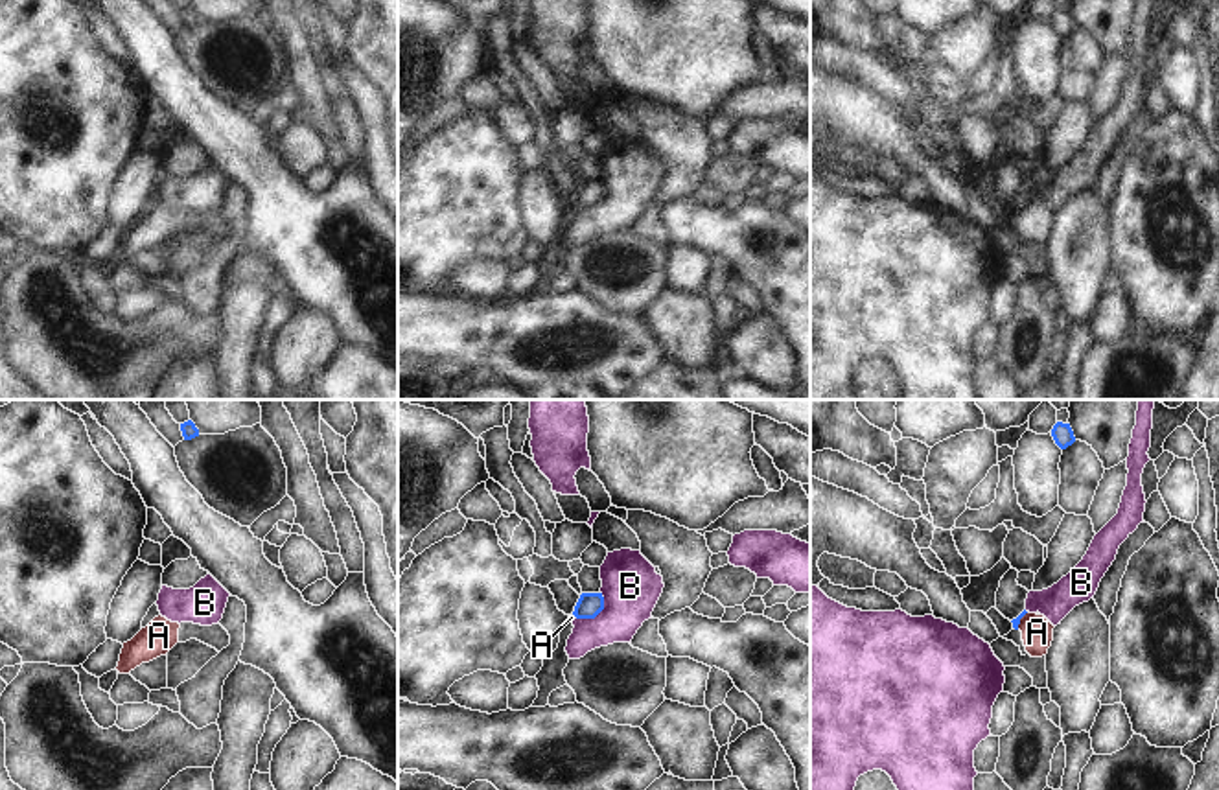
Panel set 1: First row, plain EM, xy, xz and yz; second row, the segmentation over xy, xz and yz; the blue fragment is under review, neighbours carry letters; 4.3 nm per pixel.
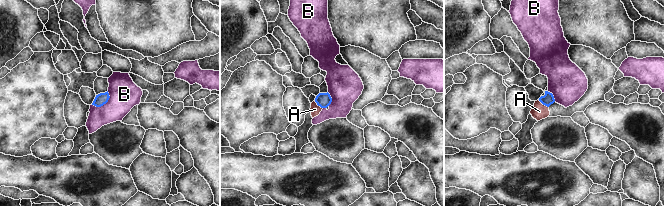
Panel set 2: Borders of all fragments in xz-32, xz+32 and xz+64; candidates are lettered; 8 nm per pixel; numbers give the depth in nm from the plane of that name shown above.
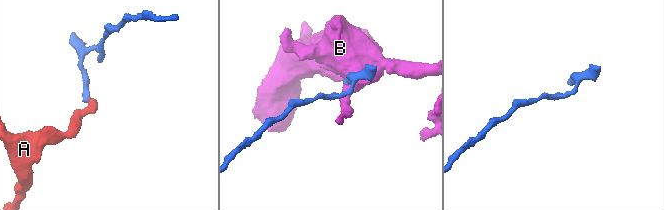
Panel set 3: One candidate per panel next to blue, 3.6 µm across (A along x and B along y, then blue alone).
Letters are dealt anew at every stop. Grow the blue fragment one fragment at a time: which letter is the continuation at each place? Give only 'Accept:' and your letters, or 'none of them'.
Accept: none of them.

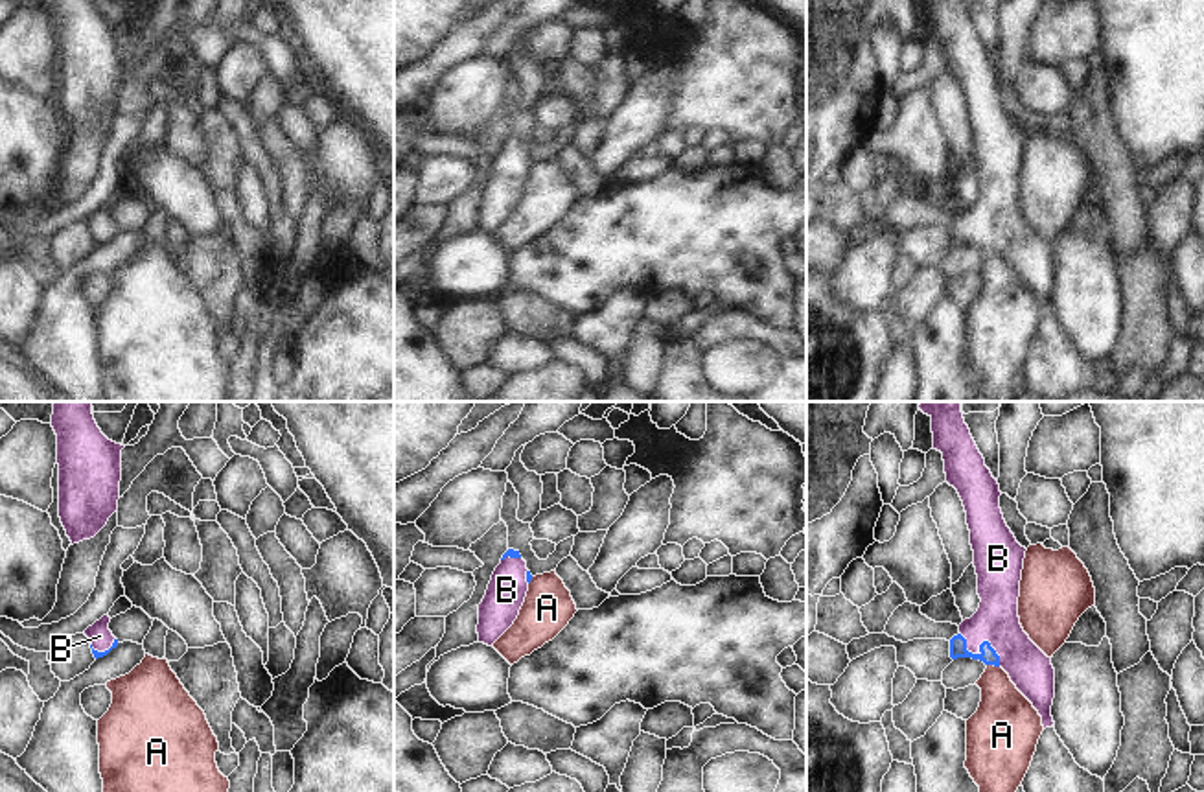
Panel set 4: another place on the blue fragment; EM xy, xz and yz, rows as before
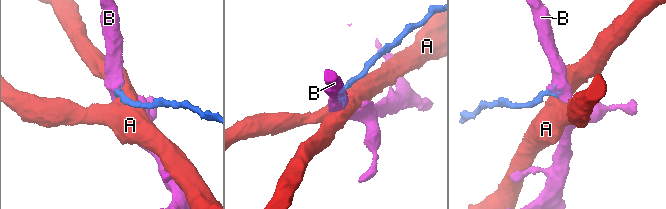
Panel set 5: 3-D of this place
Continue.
Accept: B.

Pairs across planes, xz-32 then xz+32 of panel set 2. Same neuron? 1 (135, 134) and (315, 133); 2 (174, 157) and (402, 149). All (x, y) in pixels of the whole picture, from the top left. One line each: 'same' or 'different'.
1: same
2: different

